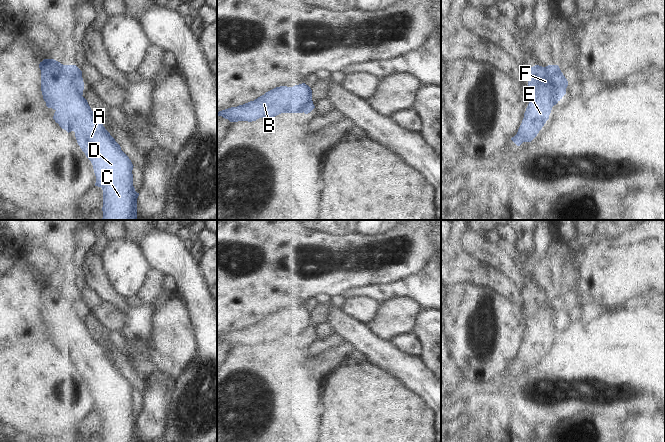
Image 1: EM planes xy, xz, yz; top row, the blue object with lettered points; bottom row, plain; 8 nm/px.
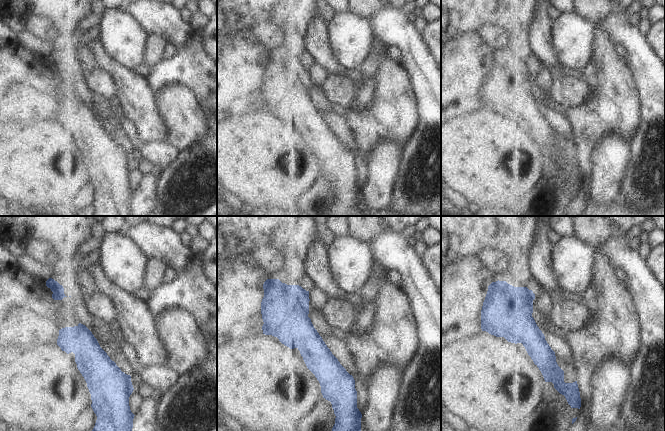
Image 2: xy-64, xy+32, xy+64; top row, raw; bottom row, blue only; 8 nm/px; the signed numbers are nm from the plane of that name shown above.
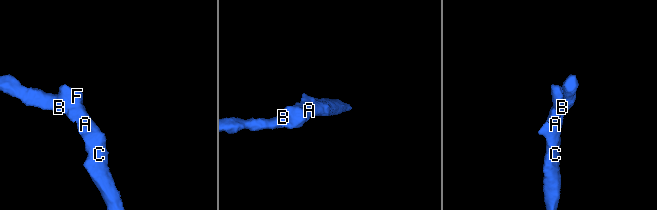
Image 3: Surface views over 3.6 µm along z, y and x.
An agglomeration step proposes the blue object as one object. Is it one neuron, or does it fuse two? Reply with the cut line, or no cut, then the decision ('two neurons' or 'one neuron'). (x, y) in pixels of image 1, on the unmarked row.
cut none; one neuron

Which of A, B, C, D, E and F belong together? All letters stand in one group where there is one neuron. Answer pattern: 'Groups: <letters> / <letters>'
Groups: A B C D E F

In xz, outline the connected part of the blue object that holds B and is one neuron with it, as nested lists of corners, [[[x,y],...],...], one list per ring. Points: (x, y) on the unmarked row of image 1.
[[[305,307],[293,311],[276,311],[254,325],[217,336],[230,346],[256,345],[272,342],[281,337],[310,337],[315,332],[312,314]]]

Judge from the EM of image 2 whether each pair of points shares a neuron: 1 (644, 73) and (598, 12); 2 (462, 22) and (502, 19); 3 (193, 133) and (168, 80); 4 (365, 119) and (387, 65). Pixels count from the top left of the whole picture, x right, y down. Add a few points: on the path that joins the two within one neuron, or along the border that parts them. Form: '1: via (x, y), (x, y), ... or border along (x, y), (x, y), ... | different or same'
1: border along (624, 10), (619, 13), (610, 13), (597, 23) | different
2: via (472, 17), (492, 17) | same
3: via (188, 120), (186, 98), (181, 93) | same
4: via (378, 106), (387, 97), (387, 78) | same

